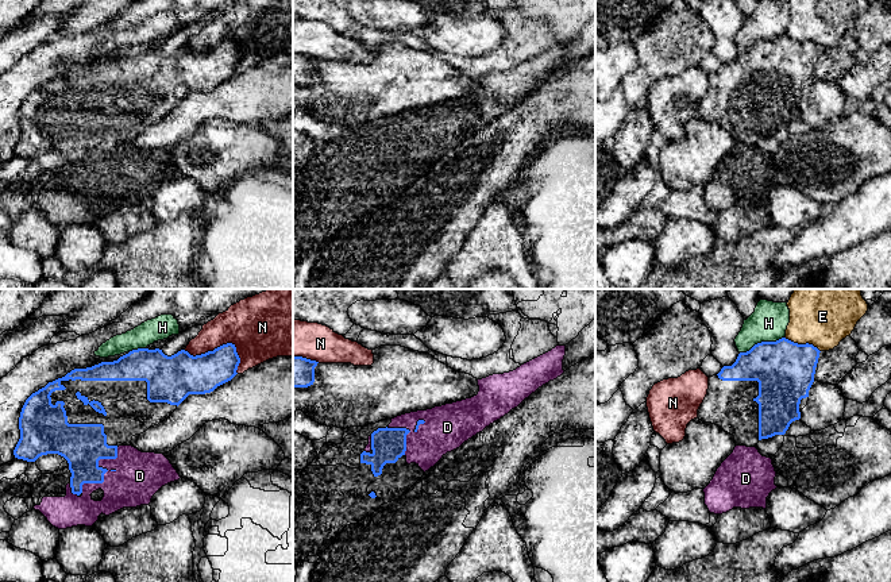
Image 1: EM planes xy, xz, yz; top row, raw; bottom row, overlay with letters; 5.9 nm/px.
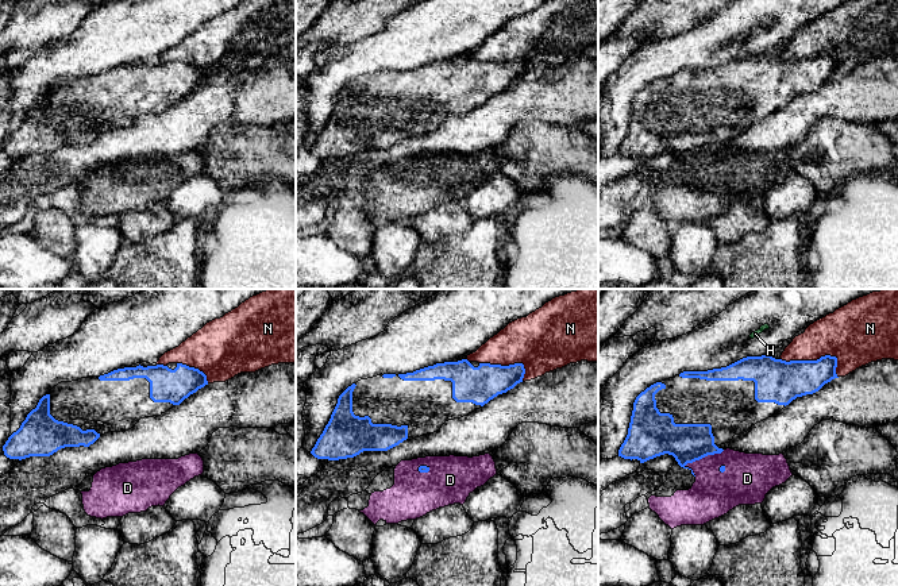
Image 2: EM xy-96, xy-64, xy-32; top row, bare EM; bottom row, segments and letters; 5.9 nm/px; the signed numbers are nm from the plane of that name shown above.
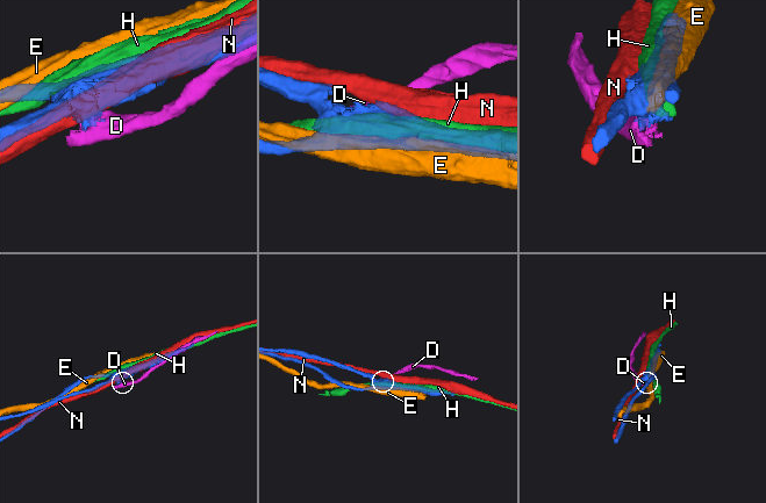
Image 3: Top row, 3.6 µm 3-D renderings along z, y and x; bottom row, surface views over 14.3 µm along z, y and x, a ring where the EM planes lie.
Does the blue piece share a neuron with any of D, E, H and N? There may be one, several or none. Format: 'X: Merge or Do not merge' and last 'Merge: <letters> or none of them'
D: Do not merge
E: Do not merge
H: Do not merge
N: Do not merge
Merge: none of them

